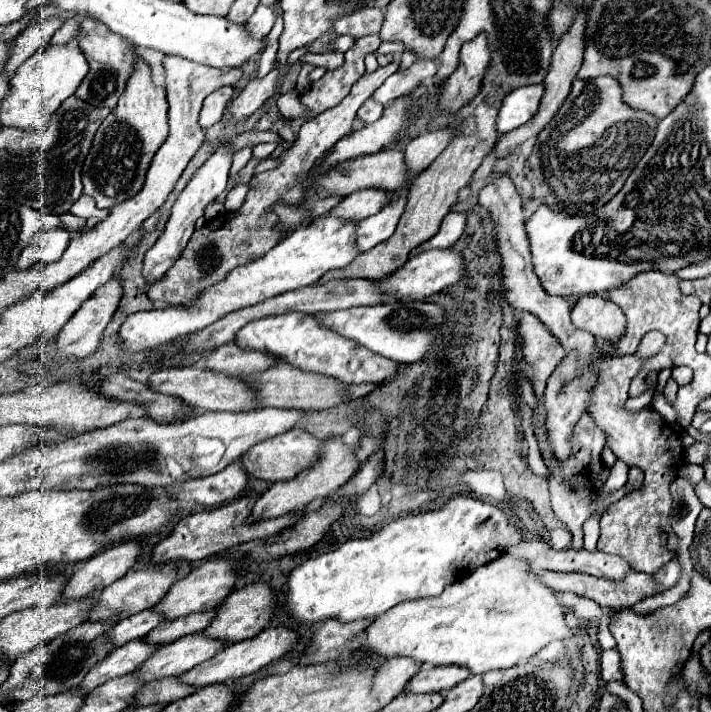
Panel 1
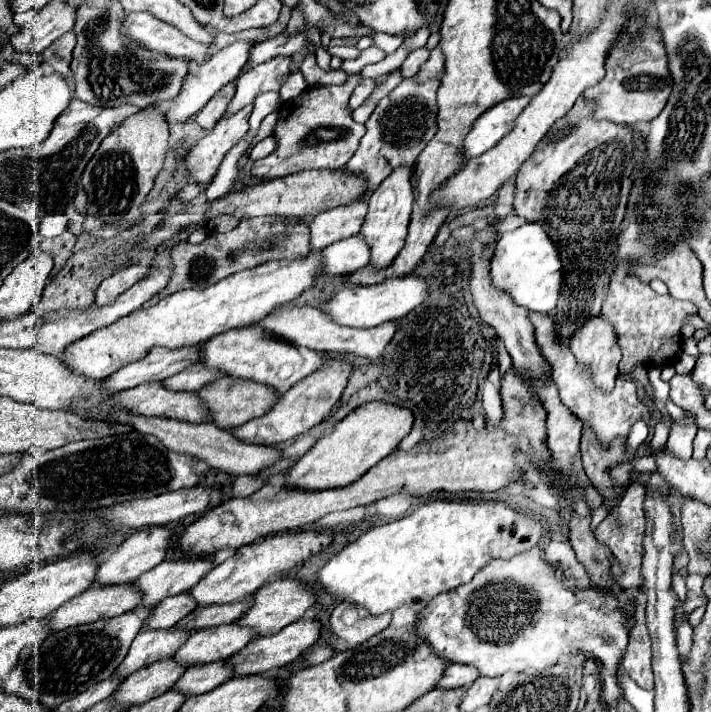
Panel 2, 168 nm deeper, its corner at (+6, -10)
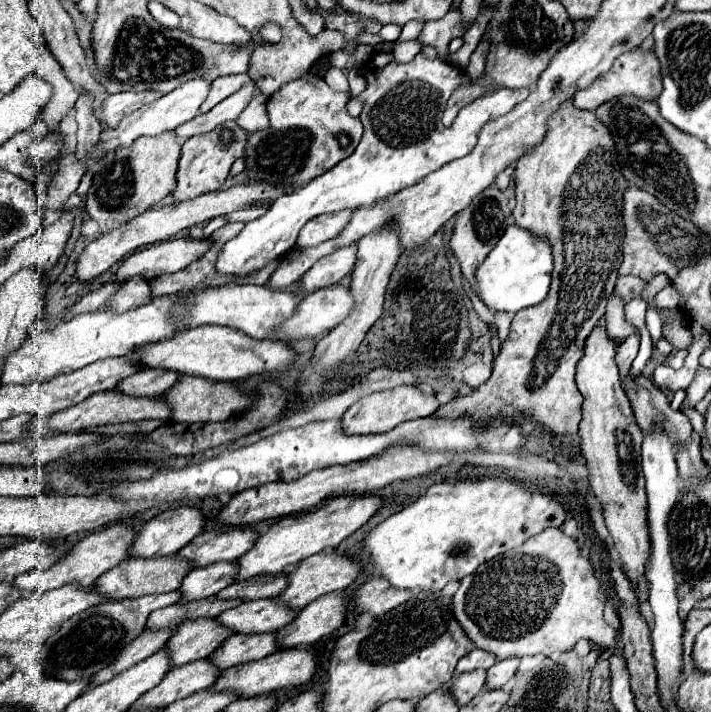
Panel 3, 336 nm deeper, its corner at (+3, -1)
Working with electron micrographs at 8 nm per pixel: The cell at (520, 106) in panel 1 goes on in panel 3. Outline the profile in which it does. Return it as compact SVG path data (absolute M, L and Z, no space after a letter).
M378 51L360 67L360 73L366 77L368 87L358 95L364 101L364 109L360 113L364 135L356 151L324 175L312 179L308 185L280 197L262 217L246 223L246 227L218 253L218 273L236 277L254 273L270 259L290 251L300 229L310 219L340 209L370 207L376 201L418 183L442 165L468 155L476 145L480 129L488 121L508 113L530 93L530 89L498 89L494 93L486 93L460 111L454 127L444 127L442 113L448 97L456 87L466 83L466 75L456 71L452 65L440 63L438 59L424 59L422 55L400 65L394 61L390 51Z

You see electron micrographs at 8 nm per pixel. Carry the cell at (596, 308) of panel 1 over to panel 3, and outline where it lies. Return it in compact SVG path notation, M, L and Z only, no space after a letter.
M594 327L586 339L584 355L576 365L576 385L584 397L580 437L582 437L582 451L584 451L584 457L588 463L588 471L590 471L590 487L592 487L596 499L602 503L602 515L604 515L606 527L614 539L614 547L618 549L622 567L624 567L626 575L638 583L638 589L640 589L644 583L644 559L648 559L646 491L644 491L644 475L642 475L642 463L640 463L640 445L642 445L644 433L640 431L636 419L634 419L630 401L620 387L614 355L616 355L616 343L612 339L608 339L608 333L604 331L604 327Z

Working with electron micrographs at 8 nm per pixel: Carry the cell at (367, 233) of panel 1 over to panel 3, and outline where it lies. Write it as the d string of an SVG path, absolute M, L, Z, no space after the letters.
M356 243L350 247L340 247L336 251L332 251L330 255L322 257L320 261L316 261L312 265L312 269L308 269L302 279L300 279L300 287L306 291L316 291L322 287L330 287L336 285L344 275L348 275L354 269L356 263Z

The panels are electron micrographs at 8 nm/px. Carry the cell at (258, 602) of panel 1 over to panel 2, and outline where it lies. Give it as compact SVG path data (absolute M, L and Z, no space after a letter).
M277 578L275 582L269 582L263 588L259 588L253 594L253 600L255 600L253 608L245 616L241 616L237 622L241 626L255 628L259 632L259 636L271 636L271 634L283 630L287 624L303 618L303 614L317 602L317 596L311 588L307 588L303 582L299 582L295 578Z

